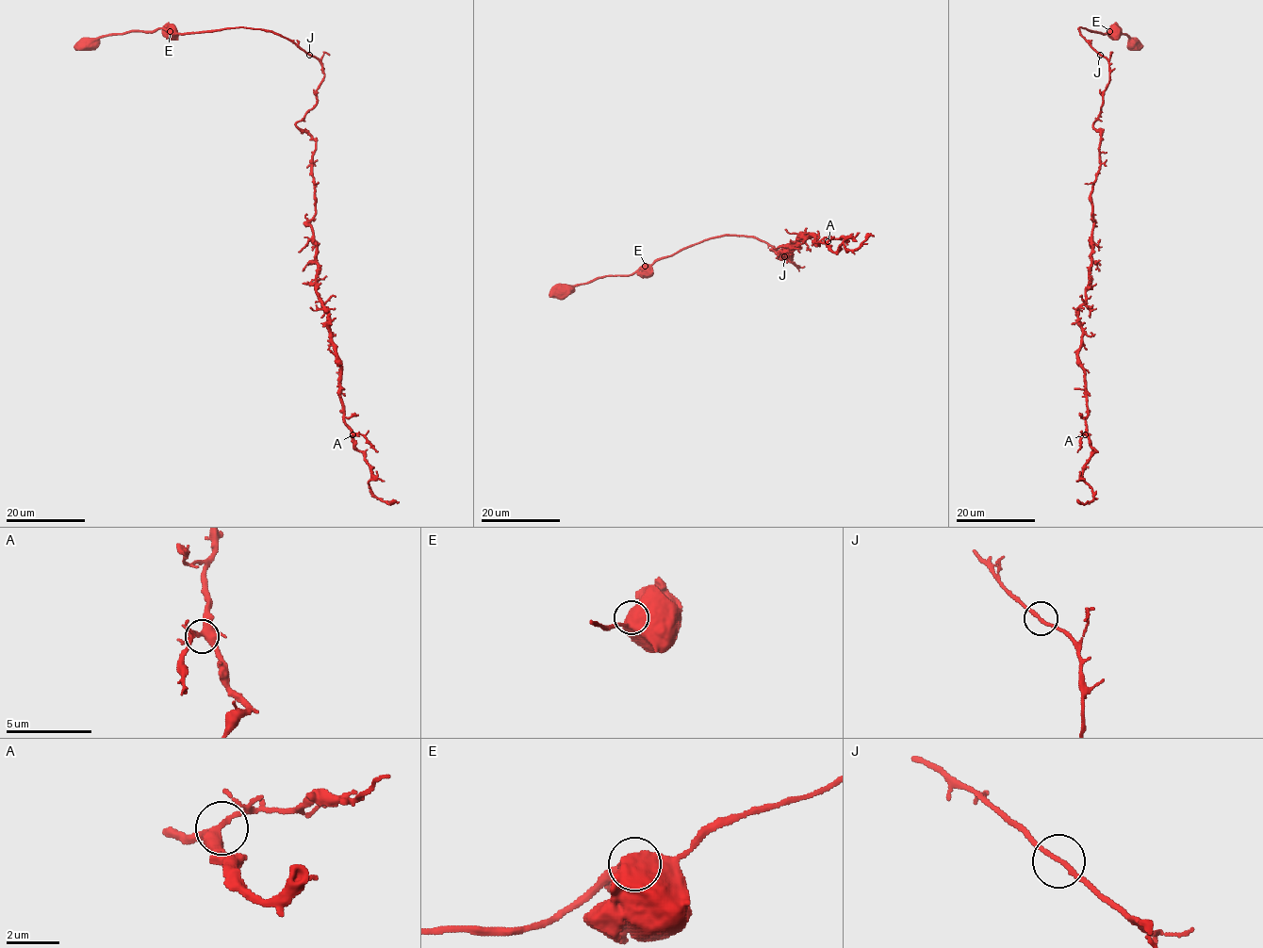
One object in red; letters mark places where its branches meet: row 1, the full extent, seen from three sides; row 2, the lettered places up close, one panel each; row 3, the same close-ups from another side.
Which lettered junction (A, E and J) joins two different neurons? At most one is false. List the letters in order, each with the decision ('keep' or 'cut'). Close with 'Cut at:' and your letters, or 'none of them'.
A: keep
E: cut
J: keep
Cut at: E

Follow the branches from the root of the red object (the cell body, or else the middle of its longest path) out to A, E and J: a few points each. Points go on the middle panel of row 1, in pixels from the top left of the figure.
A: (563, 290), (721, 236), (754, 236), (797, 266), (771, 249), (789, 257), (801, 235), (828, 241)
E: (563, 290), (606, 276), (632, 275), (645, 266)
J: (563, 290), (606, 276), (632, 275), (641, 268), (649, 268), (657, 260), (721, 236), (754, 236), (784, 256)

